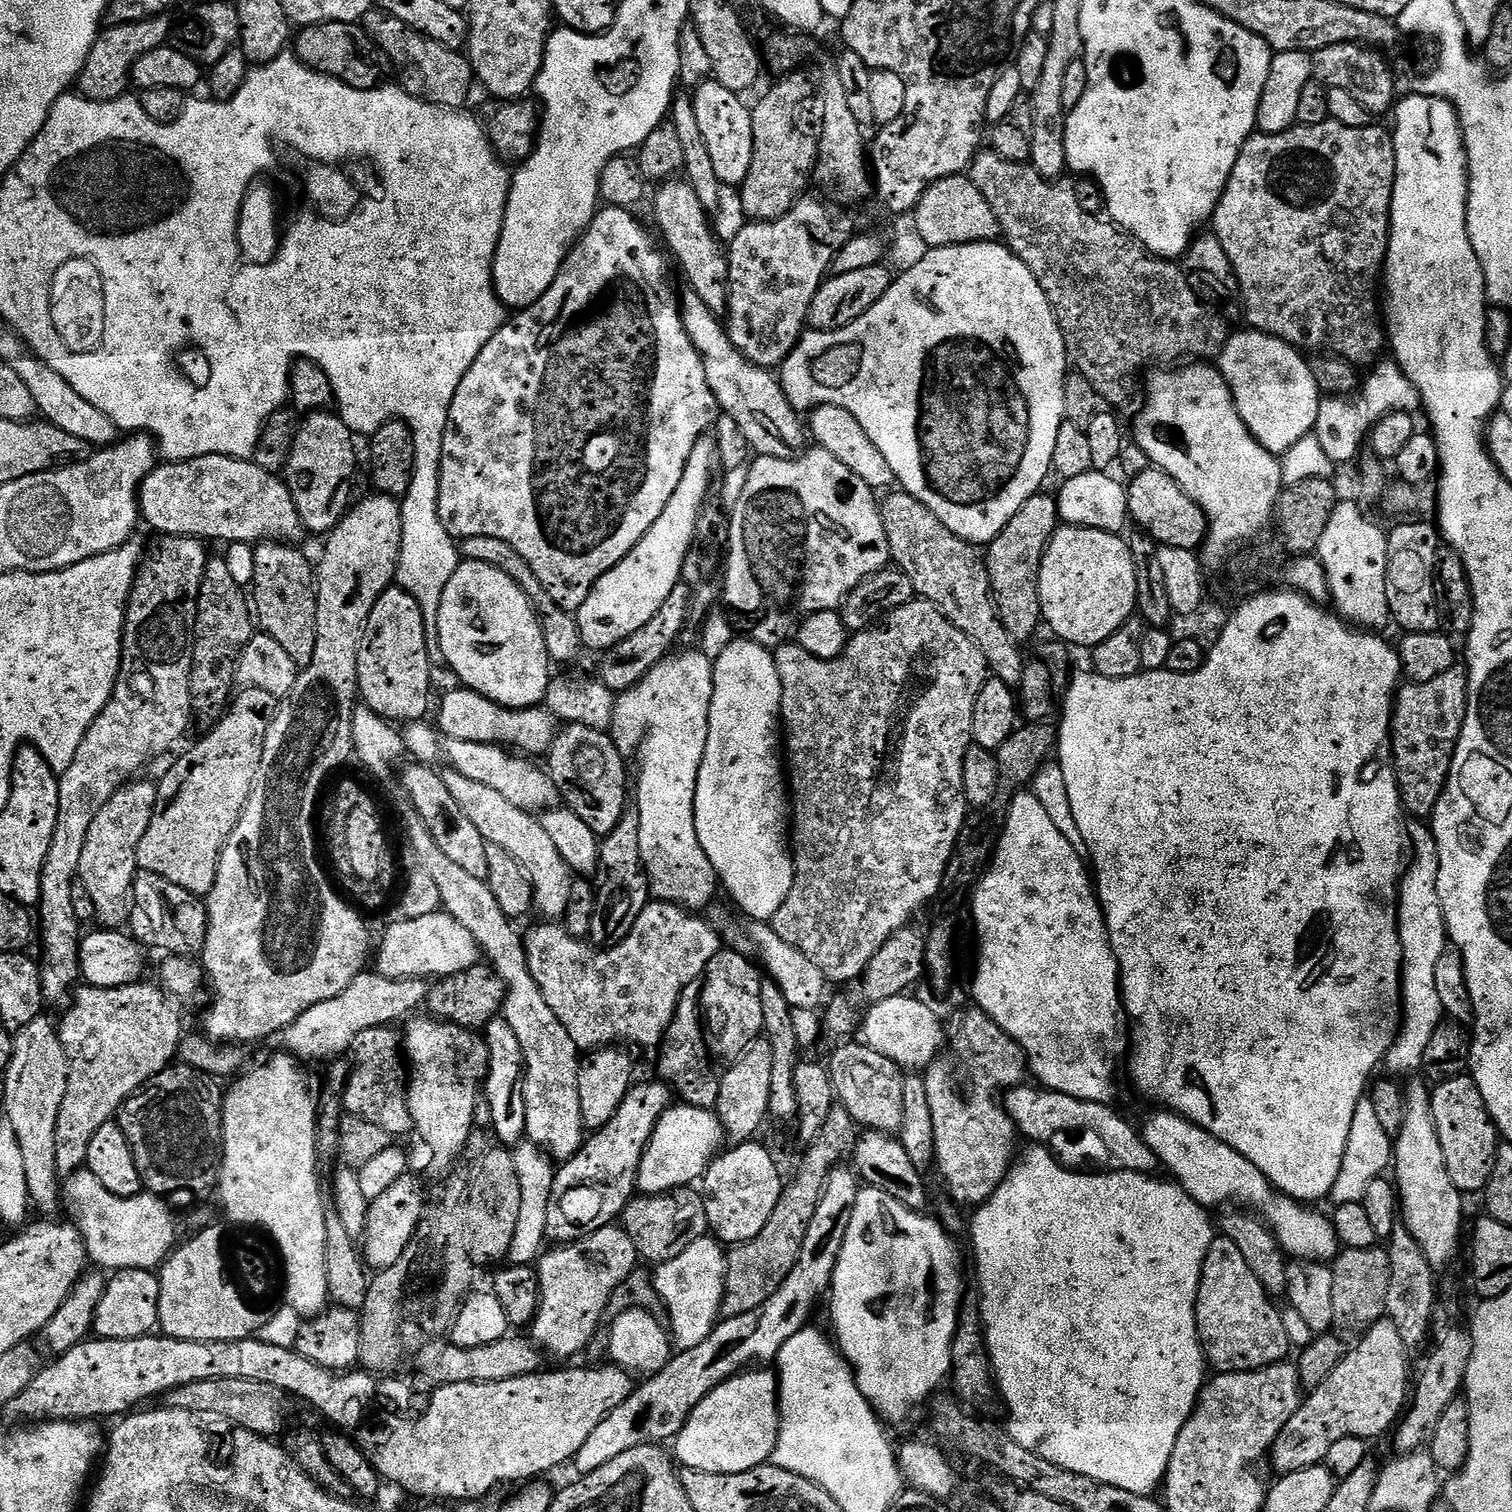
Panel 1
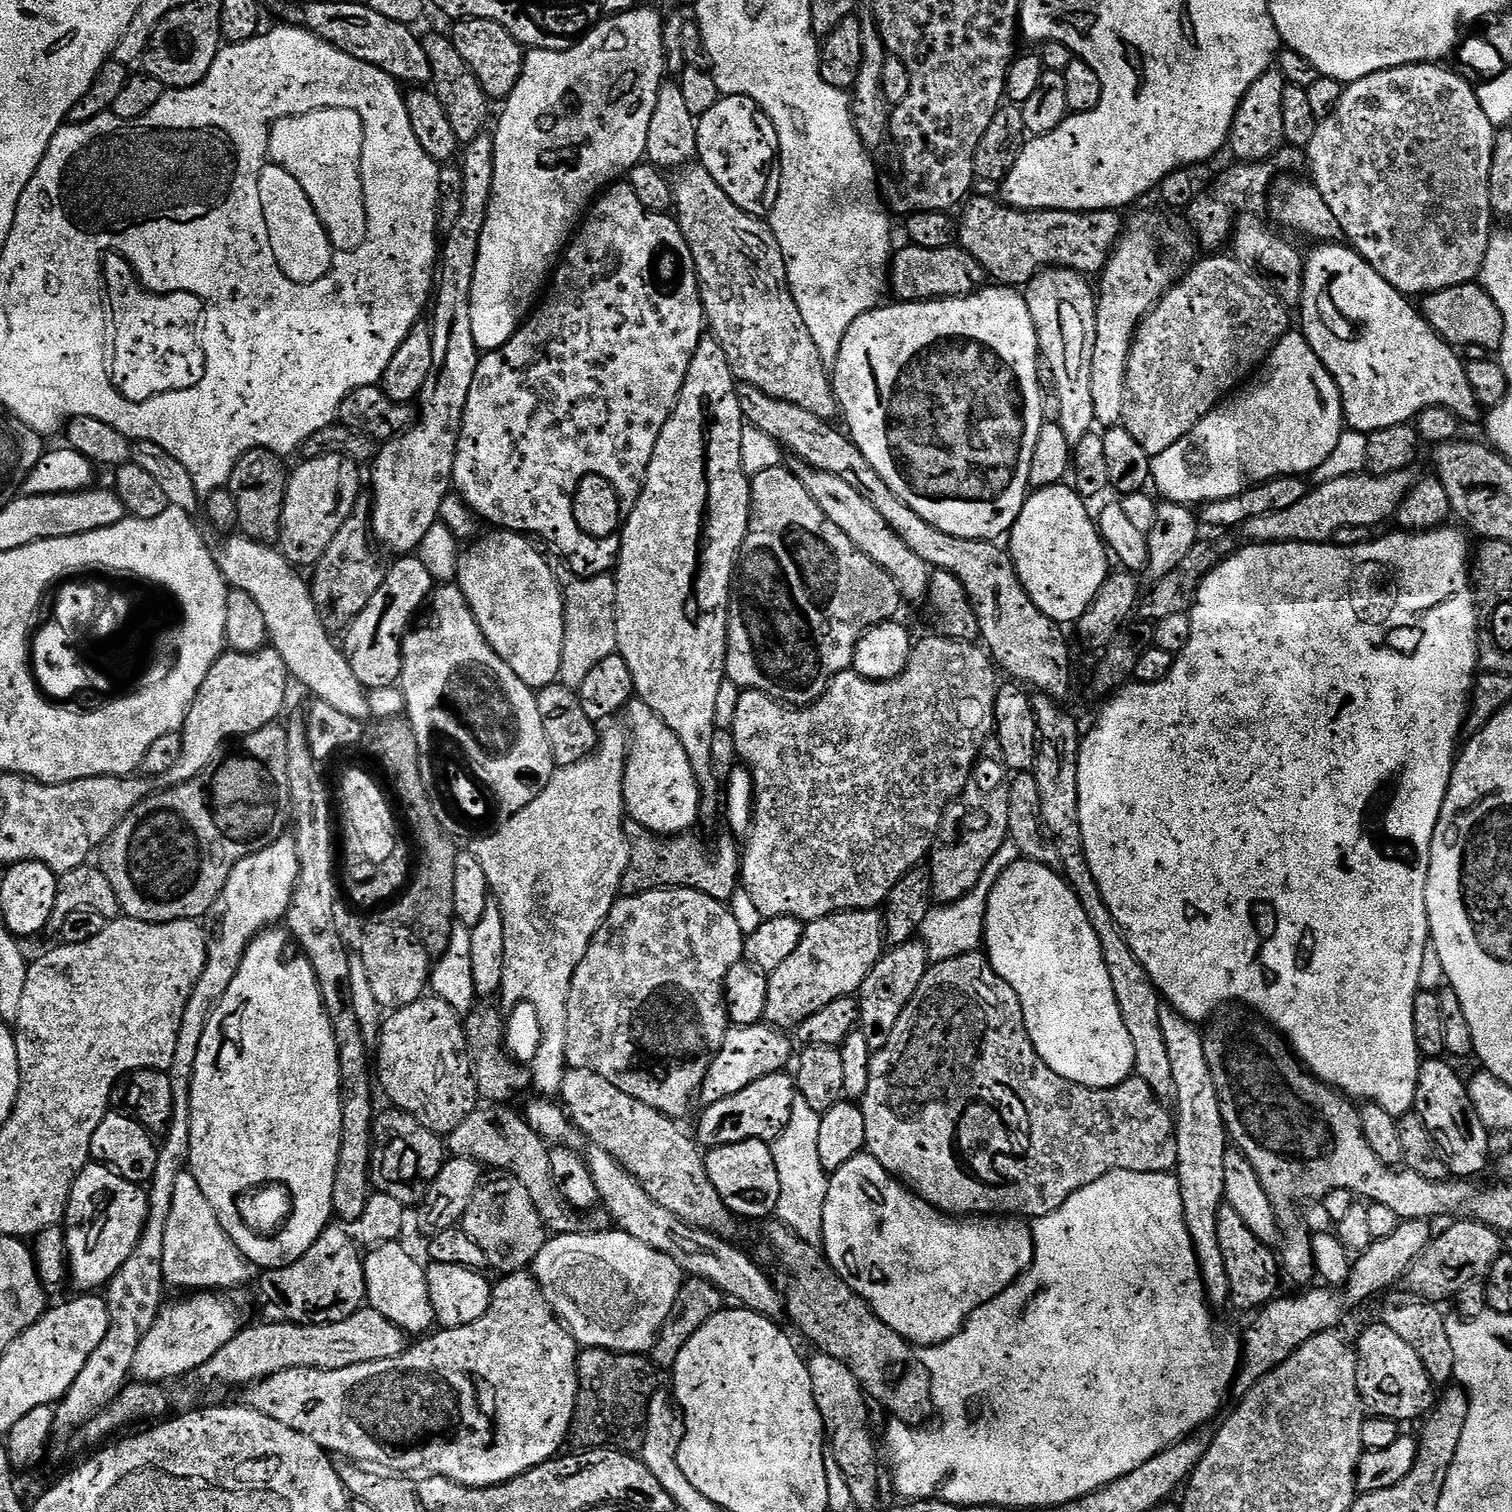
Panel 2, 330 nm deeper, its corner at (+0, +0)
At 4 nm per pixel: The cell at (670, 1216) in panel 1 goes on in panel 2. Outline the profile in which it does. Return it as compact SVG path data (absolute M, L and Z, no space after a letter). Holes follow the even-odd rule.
M484 1102L472 1111L462 1122L454 1126L454 1130L447 1133L446 1148L452 1156L475 1160L481 1166L489 1164L492 1168L501 1168L501 1173L513 1176L522 1186L526 1186L526 1191L530 1193L530 1198L534 1201L534 1206L538 1206L538 1214L544 1220L544 1226L552 1234L563 1234L566 1232L607 1232L610 1228L609 1215L604 1210L592 1210L581 1215L579 1211L573 1210L565 1204L560 1197L560 1191L552 1183L552 1171L550 1170L550 1148L546 1141L535 1132L528 1124L521 1113L508 1108L504 1102Z

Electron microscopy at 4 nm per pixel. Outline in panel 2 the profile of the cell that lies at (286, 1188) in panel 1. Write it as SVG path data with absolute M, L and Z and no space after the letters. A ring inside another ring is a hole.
M273 926L252 939L244 951L244 960L240 963L238 974L234 974L234 982L230 982L226 994L210 1014L206 1030L202 1030L202 1038L198 1042L198 1058L194 1058L194 1074L190 1086L190 1158L187 1171L192 1173L194 1182L198 1182L202 1194L206 1194L206 1202L214 1206L214 1214L222 1230L226 1230L249 1265L256 1267L257 1264L257 1269L260 1270L290 1266L290 1262L298 1262L298 1258L302 1258L302 1254L306 1254L306 1250L318 1242L324 1229L333 1223L334 1170L338 1166L341 1138L340 1067L334 1030L330 1026L330 1018L324 1013L316 975L304 957L303 950L293 940L287 927Z

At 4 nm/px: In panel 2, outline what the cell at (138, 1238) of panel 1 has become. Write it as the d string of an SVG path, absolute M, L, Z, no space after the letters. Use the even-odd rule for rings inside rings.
M185 1170L174 1186L174 1206L170 1222L166 1222L166 1242L162 1246L162 1270L165 1285L184 1290L236 1290L248 1276L250 1265L234 1242L222 1230L214 1214L214 1206L206 1202L206 1194Z

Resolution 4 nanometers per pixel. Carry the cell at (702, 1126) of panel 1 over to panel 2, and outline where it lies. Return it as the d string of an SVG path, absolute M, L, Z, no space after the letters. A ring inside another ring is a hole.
M783 1071L771 1073L746 1086L738 1094L707 1105L696 1124L695 1139L708 1150L747 1140L774 1141L784 1133L784 1128L790 1122L791 1108L798 1095L795 1079L786 1075Z

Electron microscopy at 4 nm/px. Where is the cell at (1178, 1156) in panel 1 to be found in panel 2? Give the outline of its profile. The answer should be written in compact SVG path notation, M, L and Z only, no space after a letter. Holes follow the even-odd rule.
M1023 858L1010 865L990 890L982 944L992 967L1011 986L1014 994L1018 994L1018 1002L1022 1002L1022 1014L1026 1022L1026 1030L1030 1034L1030 1042L1034 1042L1034 1050L1038 1050L1042 1062L1046 1062L1046 1066L1050 1066L1054 1074L1070 1082L1078 1082L1087 1088L1113 1088L1126 1082L1128 1077L1135 1073L1134 1042L1130 1038L1130 1033L1126 1031L1126 1022L1122 1022L1122 1010L1118 1010L1118 998L1114 998L1114 986L1110 983L1110 973L1106 971L1106 961L1102 958L1102 946L1098 942L1098 934L1094 934L1094 926L1090 926L1090 918L1086 918L1086 910L1082 910L1074 890L1057 869Z

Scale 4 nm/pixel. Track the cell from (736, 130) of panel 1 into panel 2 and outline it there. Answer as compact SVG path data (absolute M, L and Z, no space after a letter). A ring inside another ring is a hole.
M728 94L699 117L697 123L698 164L707 170L730 198L734 206L757 218L766 212L764 191L768 188L768 171L778 160L780 134L772 120L748 94Z

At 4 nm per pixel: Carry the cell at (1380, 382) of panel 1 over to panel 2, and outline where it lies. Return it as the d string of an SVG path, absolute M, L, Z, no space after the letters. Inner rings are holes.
M1321 243L1314 247L1312 253L1307 253L1306 263L1304 266L1304 289L1300 295L1300 303L1298 311L1300 311L1300 324L1308 345L1314 350L1314 354L1318 354L1318 358L1322 362L1322 366L1326 366L1326 370L1334 378L1334 382L1340 391L1340 401L1344 407L1344 423L1353 432L1362 432L1371 434L1376 431L1386 430L1387 427L1398 426L1399 424L1408 424L1415 421L1422 410L1427 408L1449 408L1461 422L1468 420L1476 420L1482 416L1481 405L1476 403L1476 395L1474 390L1470 390L1470 378L1468 377L1468 369L1465 361L1462 359L1461 353L1457 351L1453 345L1446 343L1437 332L1432 331L1427 322L1424 321L1421 309L1416 308L1409 297L1404 296L1398 290L1394 290L1394 286L1390 286L1390 282L1386 282L1386 278L1382 278L1382 274L1378 274L1378 270L1374 270L1374 266L1370 266L1364 261L1355 248L1341 244Z

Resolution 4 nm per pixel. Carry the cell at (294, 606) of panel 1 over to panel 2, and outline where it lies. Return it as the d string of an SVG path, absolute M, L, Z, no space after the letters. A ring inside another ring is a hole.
M255 448L240 458L231 471L227 489L234 498L238 512L239 531L251 540L275 543L280 535L281 512L284 509L288 468L275 452Z

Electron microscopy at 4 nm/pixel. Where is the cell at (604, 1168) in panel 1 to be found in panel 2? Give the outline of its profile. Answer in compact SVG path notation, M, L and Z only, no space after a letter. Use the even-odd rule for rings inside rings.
M766 1022L729 1027L722 1050L714 1058L704 1079L704 1085L700 1087L699 1099L704 1099L705 1105L722 1102L723 1098L738 1094L754 1081L771 1073L783 1071L792 1056L793 1041L787 1036L789 1035L783 1029L775 1029Z

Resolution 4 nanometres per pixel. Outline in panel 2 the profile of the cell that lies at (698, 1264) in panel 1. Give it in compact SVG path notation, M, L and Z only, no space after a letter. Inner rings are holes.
M609 1230L607 1232L566 1232L553 1235L542 1246L538 1258L532 1263L531 1271L534 1273L537 1282L540 1283L541 1290L544 1291L546 1302L552 1308L552 1314L571 1332L572 1337L581 1349L586 1348L605 1348L611 1352L634 1352L637 1354L651 1353L656 1344L656 1336L660 1332L662 1322L670 1314L674 1302L678 1298L680 1288L684 1285L686 1273L680 1268L678 1262L669 1254L664 1254L661 1250L656 1250L648 1246L645 1242L640 1242L637 1238L621 1230Z

